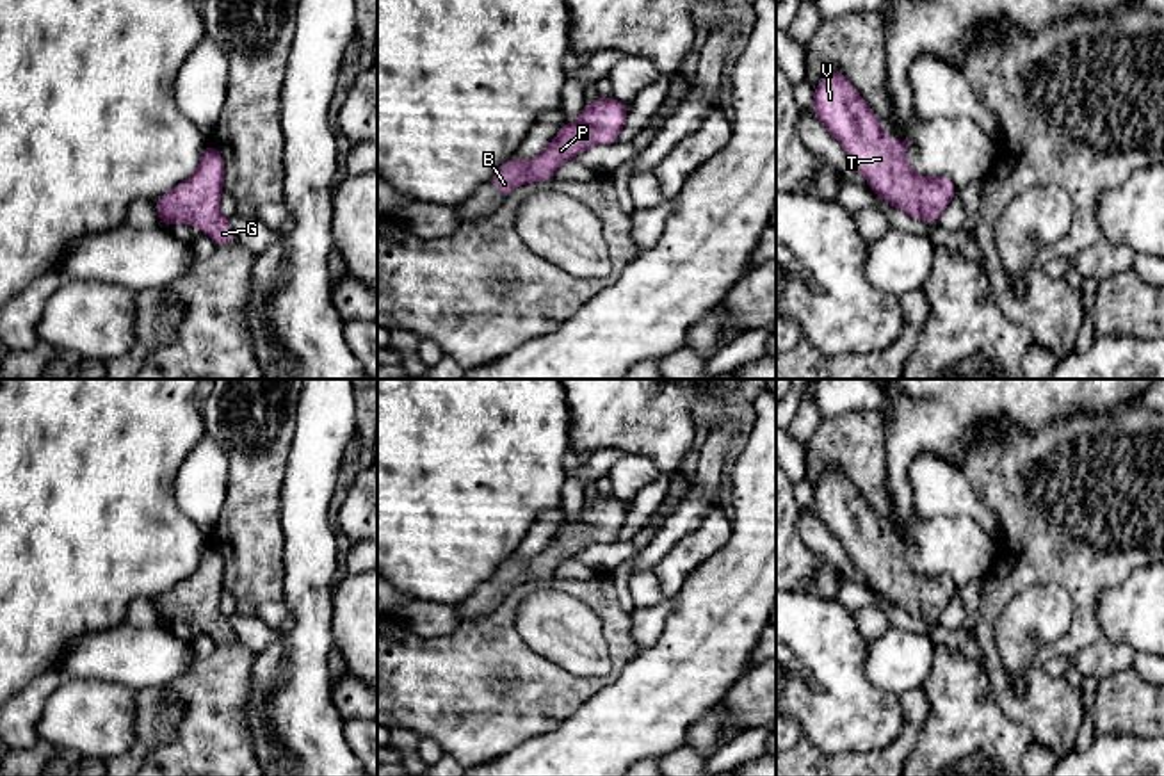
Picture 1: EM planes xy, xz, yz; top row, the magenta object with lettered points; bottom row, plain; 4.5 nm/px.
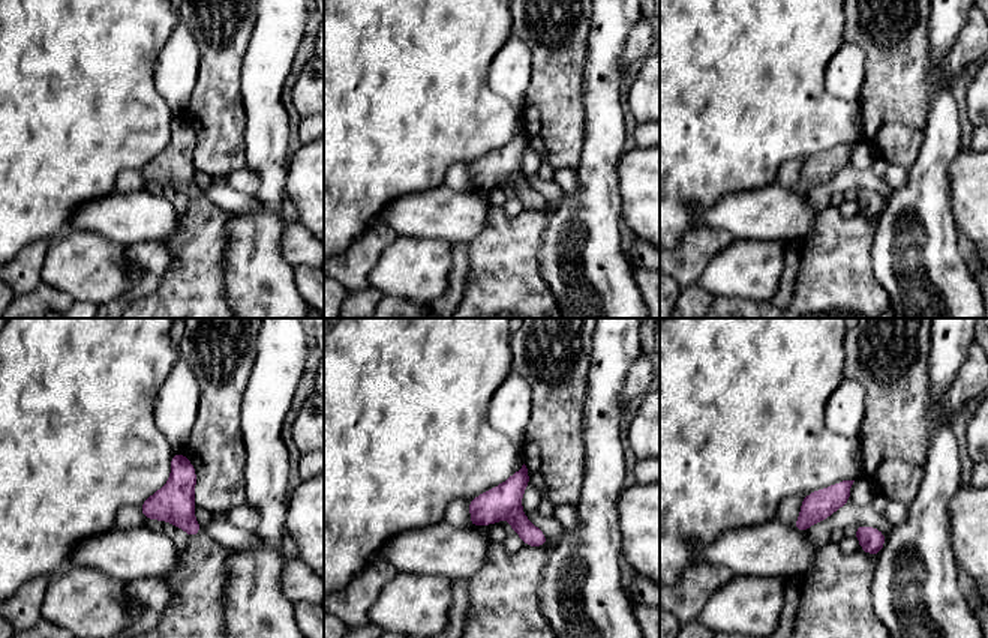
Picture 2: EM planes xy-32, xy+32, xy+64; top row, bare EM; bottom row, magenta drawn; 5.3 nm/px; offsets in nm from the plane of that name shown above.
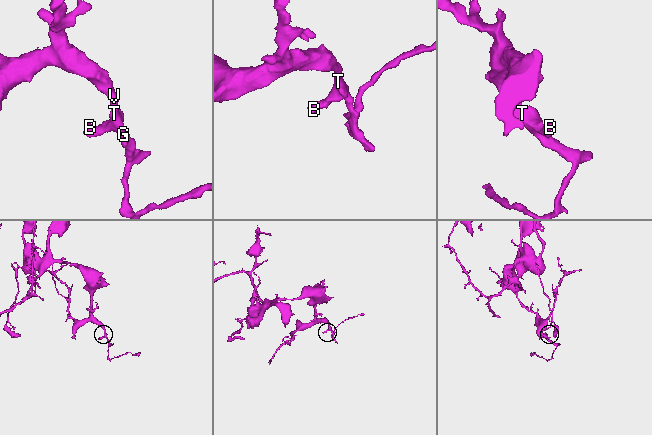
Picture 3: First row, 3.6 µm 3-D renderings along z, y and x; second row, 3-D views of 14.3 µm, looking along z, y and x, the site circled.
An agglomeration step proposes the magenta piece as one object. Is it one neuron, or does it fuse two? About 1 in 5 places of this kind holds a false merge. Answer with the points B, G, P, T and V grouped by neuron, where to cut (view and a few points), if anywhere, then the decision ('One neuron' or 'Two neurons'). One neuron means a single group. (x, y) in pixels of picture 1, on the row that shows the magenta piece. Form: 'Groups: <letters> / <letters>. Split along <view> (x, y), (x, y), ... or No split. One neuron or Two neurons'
Groups: B G P T V. No split. One neuron

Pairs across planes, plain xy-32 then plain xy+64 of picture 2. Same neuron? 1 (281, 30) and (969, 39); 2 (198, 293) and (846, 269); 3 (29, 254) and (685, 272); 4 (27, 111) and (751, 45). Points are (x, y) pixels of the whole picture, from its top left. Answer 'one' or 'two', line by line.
1: two
2: one
3: one
4: one

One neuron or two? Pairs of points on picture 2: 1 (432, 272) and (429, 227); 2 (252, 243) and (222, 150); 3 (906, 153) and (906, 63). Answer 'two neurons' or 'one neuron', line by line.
1: two neurons
2: two neurons
3: one neuron

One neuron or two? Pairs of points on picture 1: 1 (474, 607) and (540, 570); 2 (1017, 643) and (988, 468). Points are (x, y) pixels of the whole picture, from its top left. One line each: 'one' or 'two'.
1: one
2: two

